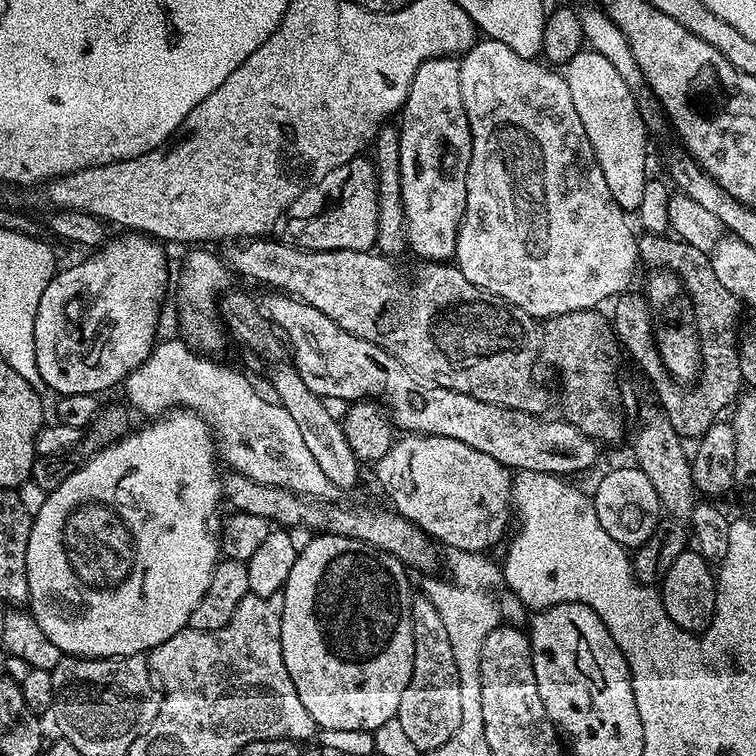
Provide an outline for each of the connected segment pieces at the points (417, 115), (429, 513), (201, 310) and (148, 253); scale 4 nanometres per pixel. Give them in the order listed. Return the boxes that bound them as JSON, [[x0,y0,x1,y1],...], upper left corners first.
[[398,56,472,262],[375,434,513,553],[176,246,230,354],[34,232,168,397]]

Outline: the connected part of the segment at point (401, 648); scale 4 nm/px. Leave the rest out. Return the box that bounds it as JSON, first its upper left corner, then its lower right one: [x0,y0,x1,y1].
[280,534,414,733]

